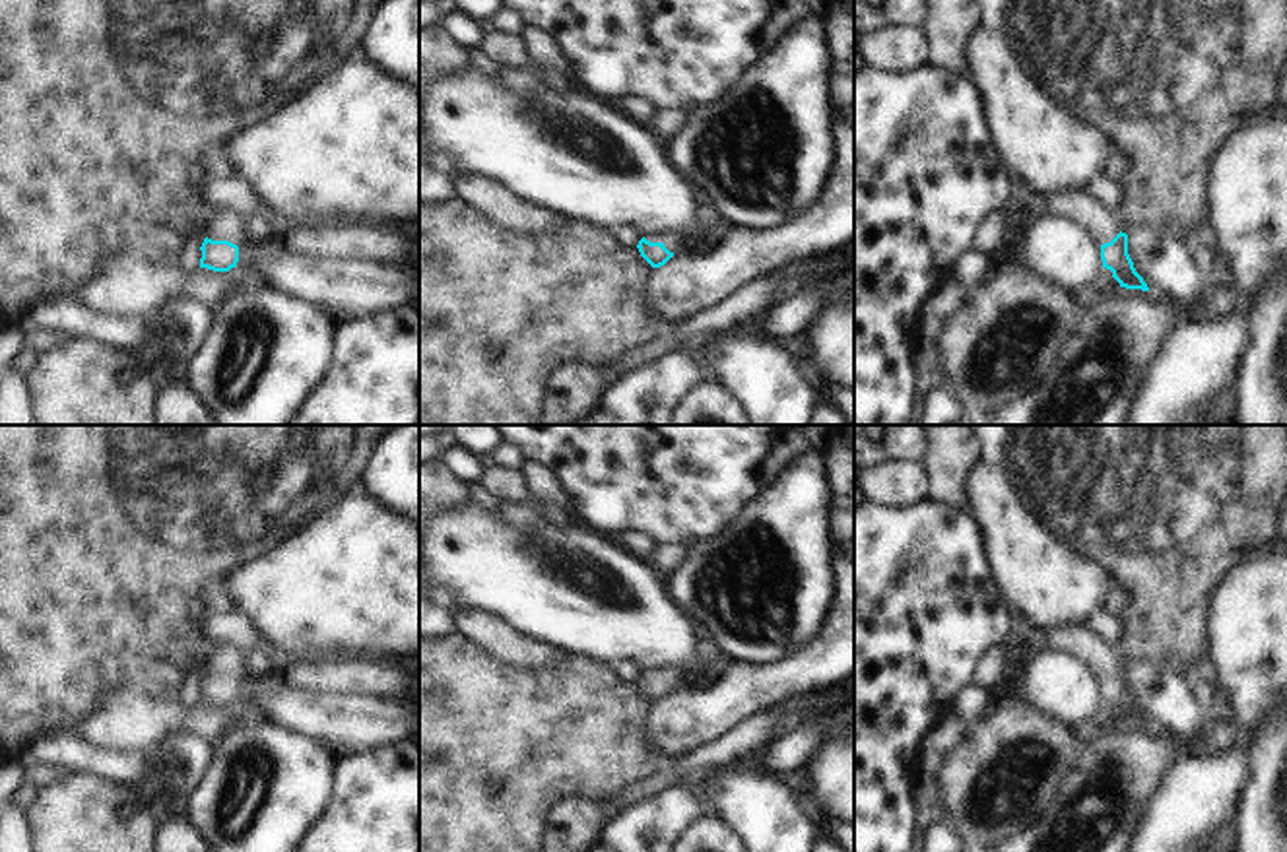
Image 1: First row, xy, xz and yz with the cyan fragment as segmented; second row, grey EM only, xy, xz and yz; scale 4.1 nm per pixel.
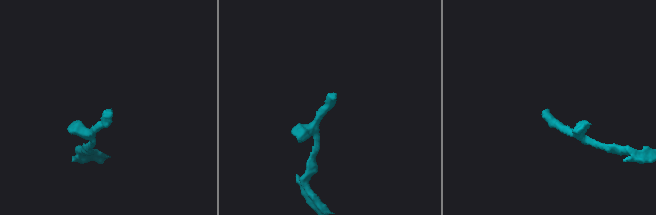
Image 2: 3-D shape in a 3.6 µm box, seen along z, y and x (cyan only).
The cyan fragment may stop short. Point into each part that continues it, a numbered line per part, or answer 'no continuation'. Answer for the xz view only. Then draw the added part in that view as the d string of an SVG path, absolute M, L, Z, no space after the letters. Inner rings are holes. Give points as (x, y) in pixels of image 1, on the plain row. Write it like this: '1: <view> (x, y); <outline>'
1: xz (672, 676); M672 666L672 668L656 668L656 670L650 670L650 672L644 672L646 675L650 677L662 677L670 687L677 687L681 683L681 670Z

